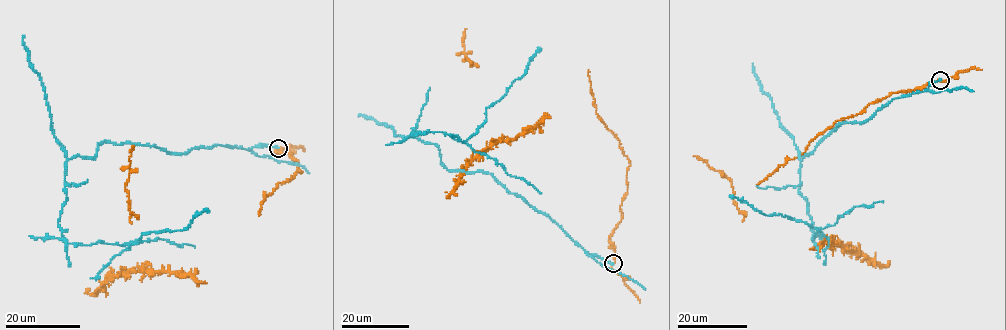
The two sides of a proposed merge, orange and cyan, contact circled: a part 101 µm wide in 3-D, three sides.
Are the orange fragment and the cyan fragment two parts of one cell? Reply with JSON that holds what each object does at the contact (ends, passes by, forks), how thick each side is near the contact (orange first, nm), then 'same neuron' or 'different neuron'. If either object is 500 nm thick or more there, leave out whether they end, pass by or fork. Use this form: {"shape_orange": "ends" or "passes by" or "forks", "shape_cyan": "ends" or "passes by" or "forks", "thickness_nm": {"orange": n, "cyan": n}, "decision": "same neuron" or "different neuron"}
{"shape_orange": "passes by", "shape_cyan": "ends", "thickness_nm": {"orange": 190, "cyan": 300}, "decision": "different neuron"}

